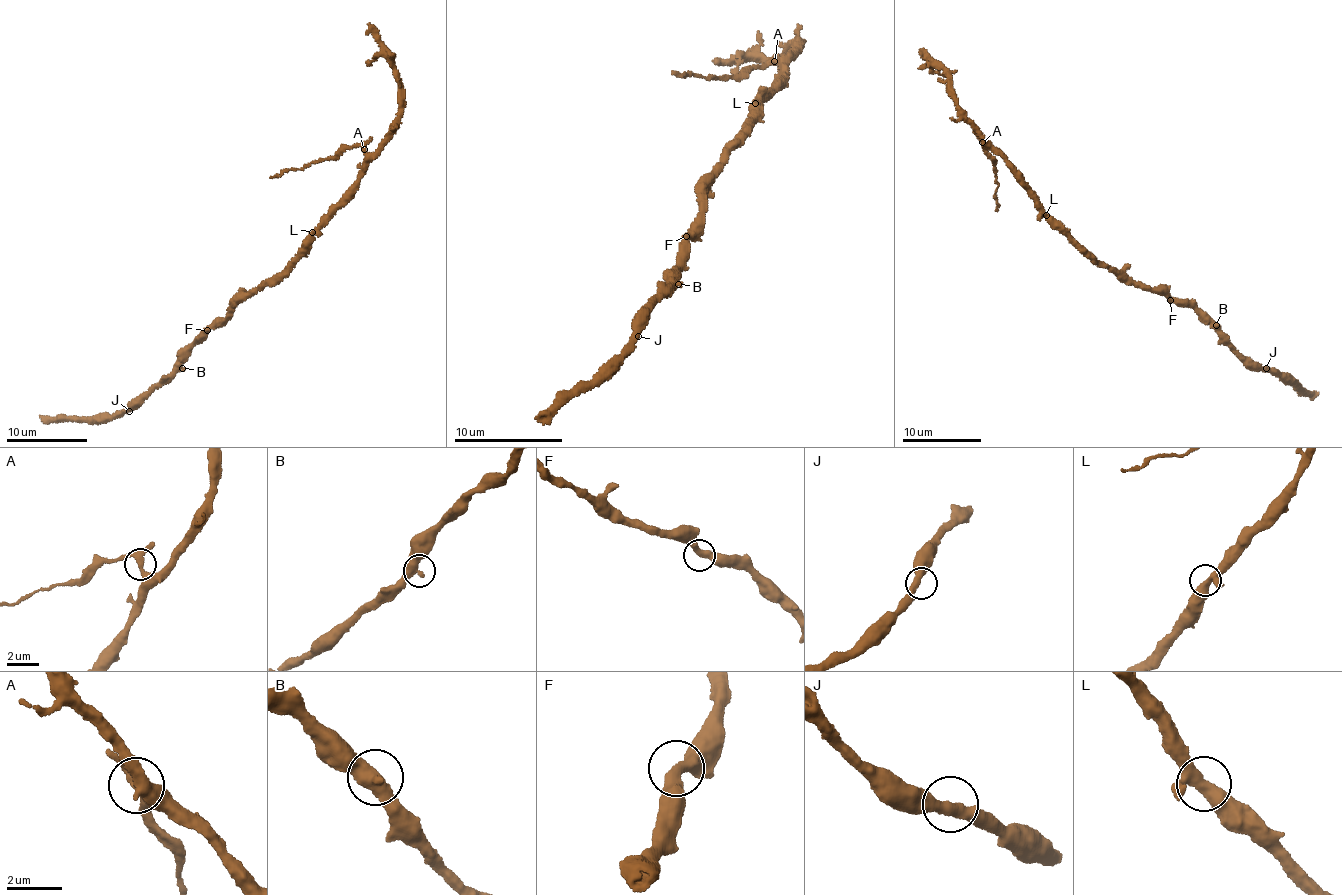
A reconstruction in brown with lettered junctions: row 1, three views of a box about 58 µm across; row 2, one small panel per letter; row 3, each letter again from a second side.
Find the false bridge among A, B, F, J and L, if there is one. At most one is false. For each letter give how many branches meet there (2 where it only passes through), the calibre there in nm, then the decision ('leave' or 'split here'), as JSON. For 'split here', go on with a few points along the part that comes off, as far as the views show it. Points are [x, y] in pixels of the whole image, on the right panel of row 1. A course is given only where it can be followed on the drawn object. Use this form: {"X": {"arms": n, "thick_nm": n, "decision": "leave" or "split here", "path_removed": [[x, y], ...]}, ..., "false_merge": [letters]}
{"A": {"arms": 3, "thick_nm": 280, "decision": "split here", "path_removed": [[982, 141], [993, 160], [998, 186], [994, 196], [997, 211]]}, "B": {"arms": 2, "thick_nm": 460, "decision": "leave"}, "F": {"arms": 2, "thick_nm": 400, "decision": "leave"}, "J": {"arms": 2, "thick_nm": 400, "decision": "leave"}, "L": {"arms": 3, "thick_nm": 360, "decision": "leave"}, "false_merge": ["A"]}

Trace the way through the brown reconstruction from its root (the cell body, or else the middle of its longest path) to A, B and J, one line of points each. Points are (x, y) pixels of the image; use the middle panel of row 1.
A: (724, 150), (750, 119), (758, 96), (775, 89), (784, 73), (783, 67), (775, 60)
B: (724, 150), (722, 170), (705, 192), (703, 227), (688, 238), (678, 284)
J: (724, 150), (722, 170), (705, 192), (703, 227), (688, 238), (685, 267), (674, 288), (654, 302), (638, 336)

